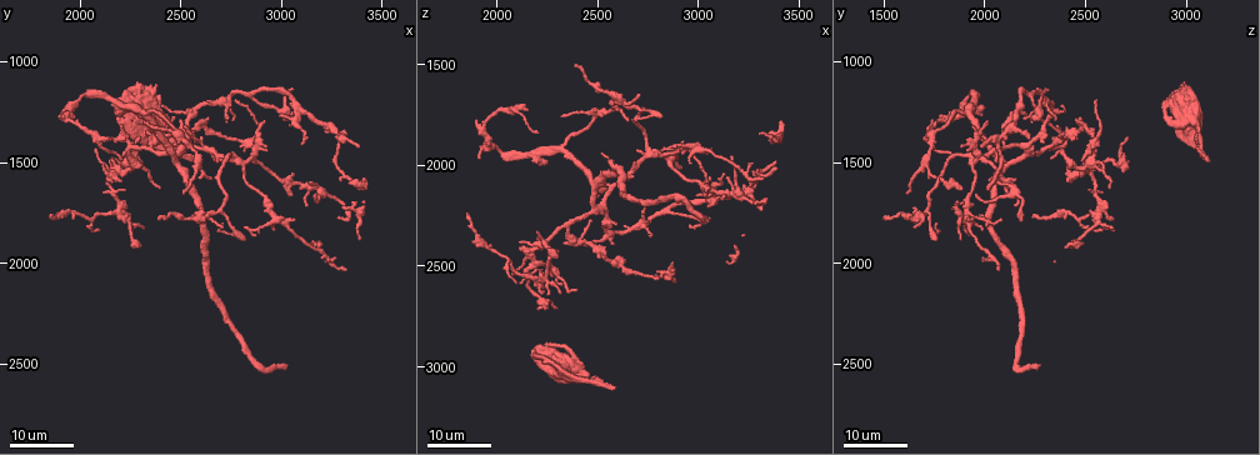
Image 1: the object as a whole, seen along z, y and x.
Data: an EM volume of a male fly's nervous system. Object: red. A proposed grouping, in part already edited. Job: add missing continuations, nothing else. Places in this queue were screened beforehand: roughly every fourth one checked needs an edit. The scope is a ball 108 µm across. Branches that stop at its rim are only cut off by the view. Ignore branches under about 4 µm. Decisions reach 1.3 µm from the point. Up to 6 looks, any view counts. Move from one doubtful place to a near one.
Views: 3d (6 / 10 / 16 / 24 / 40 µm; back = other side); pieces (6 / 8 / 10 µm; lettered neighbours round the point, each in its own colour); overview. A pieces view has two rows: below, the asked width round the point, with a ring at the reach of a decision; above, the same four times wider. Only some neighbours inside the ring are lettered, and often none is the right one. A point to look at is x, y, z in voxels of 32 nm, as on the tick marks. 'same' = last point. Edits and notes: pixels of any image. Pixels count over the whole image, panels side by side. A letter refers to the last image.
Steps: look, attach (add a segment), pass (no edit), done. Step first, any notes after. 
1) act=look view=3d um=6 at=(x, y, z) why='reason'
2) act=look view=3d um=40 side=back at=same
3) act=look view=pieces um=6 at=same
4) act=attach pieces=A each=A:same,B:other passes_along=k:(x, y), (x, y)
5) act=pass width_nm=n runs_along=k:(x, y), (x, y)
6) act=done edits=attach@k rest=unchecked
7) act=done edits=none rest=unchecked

act=look view=3d um=24 at=(2270, 1900, 2420) why='free end'

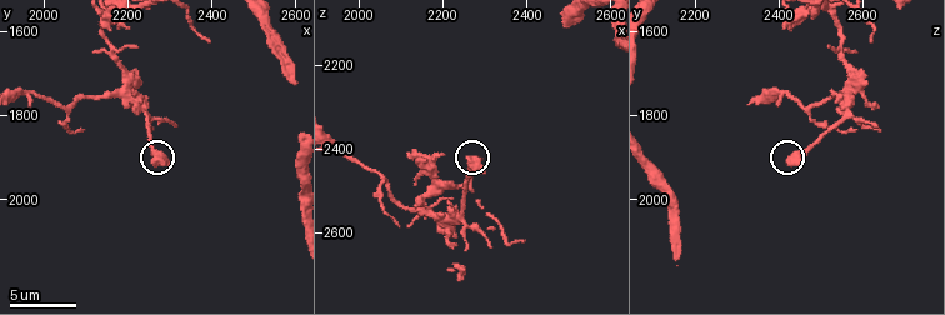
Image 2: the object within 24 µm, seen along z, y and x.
act=look view=pieces um=10 at=(2285, 1915, 2420)

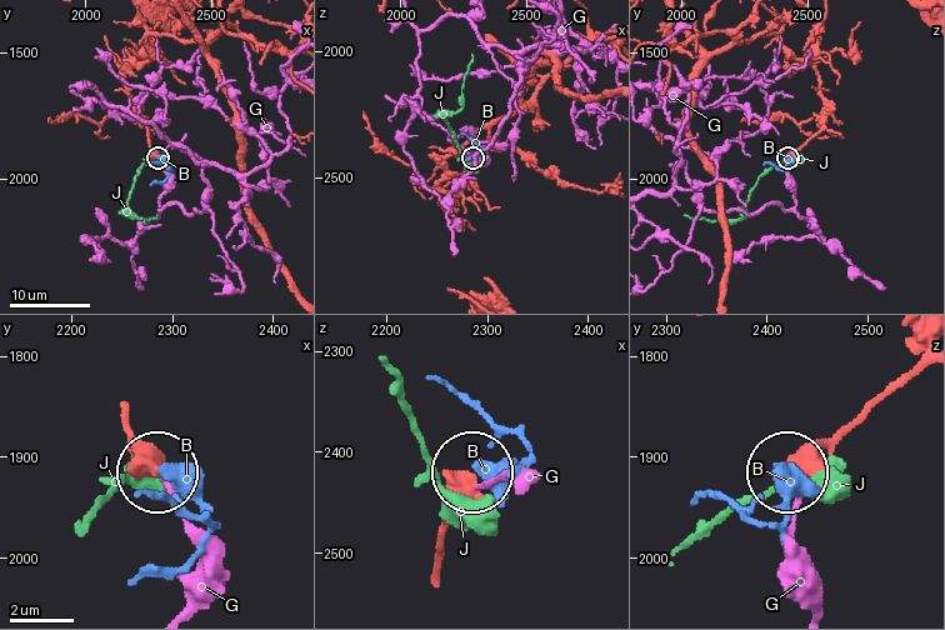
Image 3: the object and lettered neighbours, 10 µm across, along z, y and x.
act=pass each=B:other,G:other,J:other runs_along=3:(121, 404), (124, 429), (151, 466) found='no lettered segment goes on from it'

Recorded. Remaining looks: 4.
act=look view=3d um=24 at=(1850, 1780, 2250) why='long arm stops here'

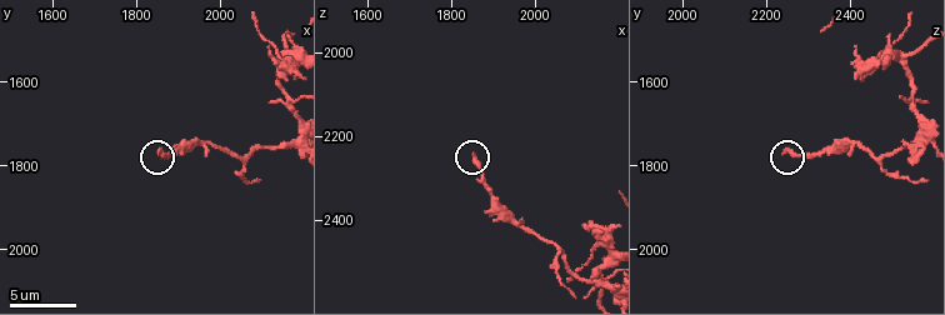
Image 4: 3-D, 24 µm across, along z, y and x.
act=look view=pieces um=10 at=(1855, 1770, 2245)

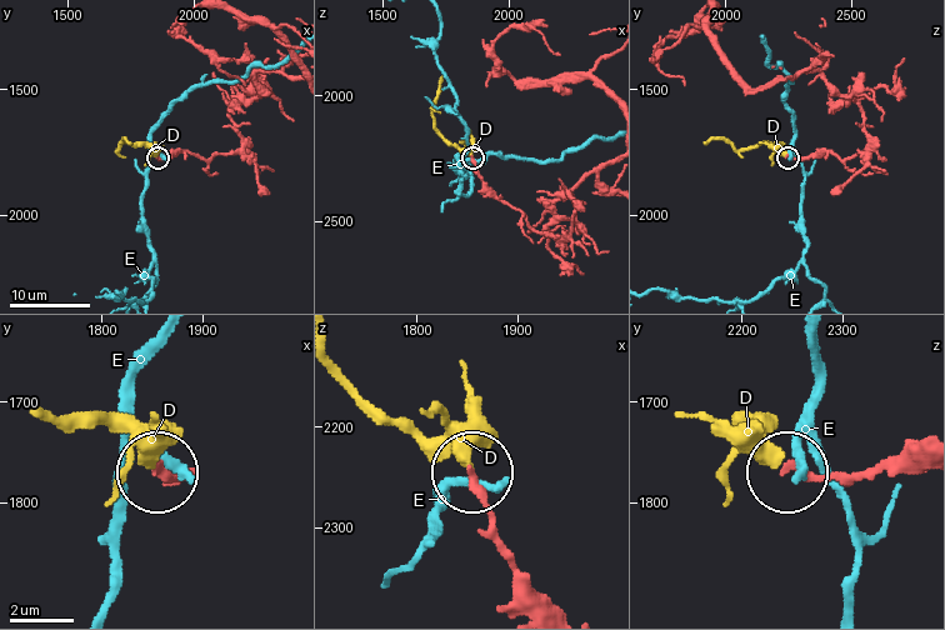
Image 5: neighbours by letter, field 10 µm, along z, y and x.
act=pass each=D:other,E:other runs_along=5:(235, 131), (236, 150), (208, 159), (186, 153), (159, 158) found='no lettered segment goes on from it'

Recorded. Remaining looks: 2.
act=look view=pieces um=10 at=(2310, 1820, 2625) why='branch stops here'

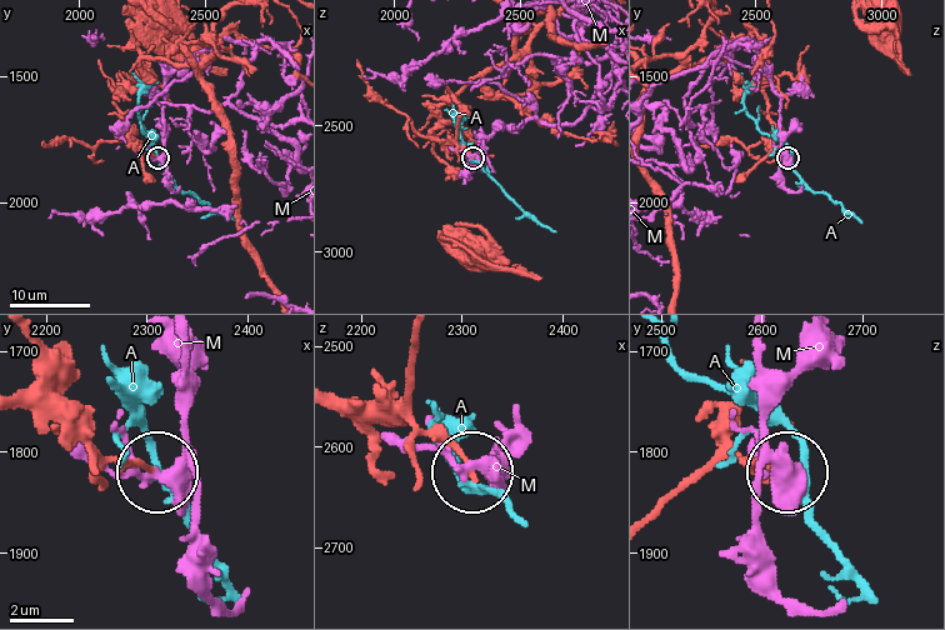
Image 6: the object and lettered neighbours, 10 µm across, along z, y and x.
act=pass width_nm=160 each=A:other,M:other found='none of them fits'

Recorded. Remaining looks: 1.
act=done edits=none rest=unchecked

